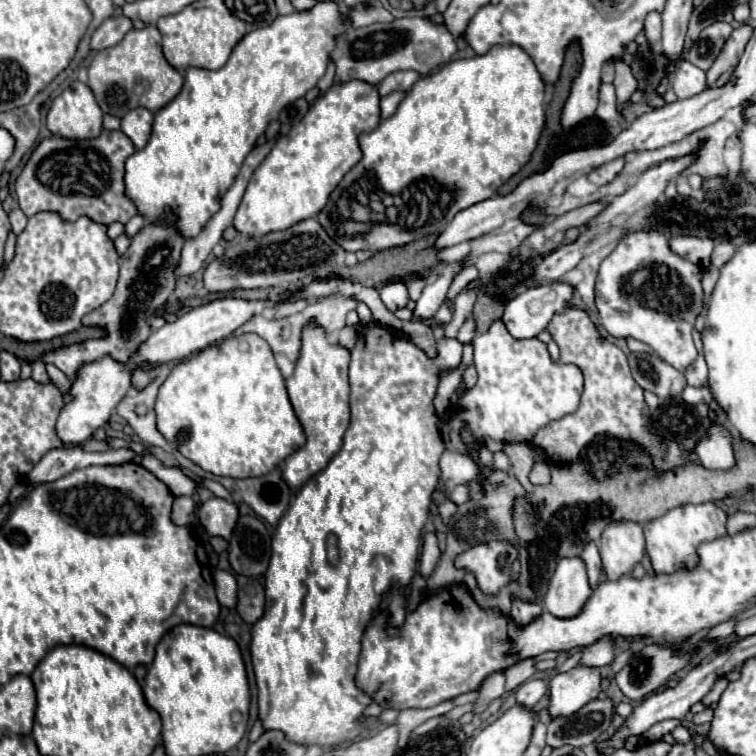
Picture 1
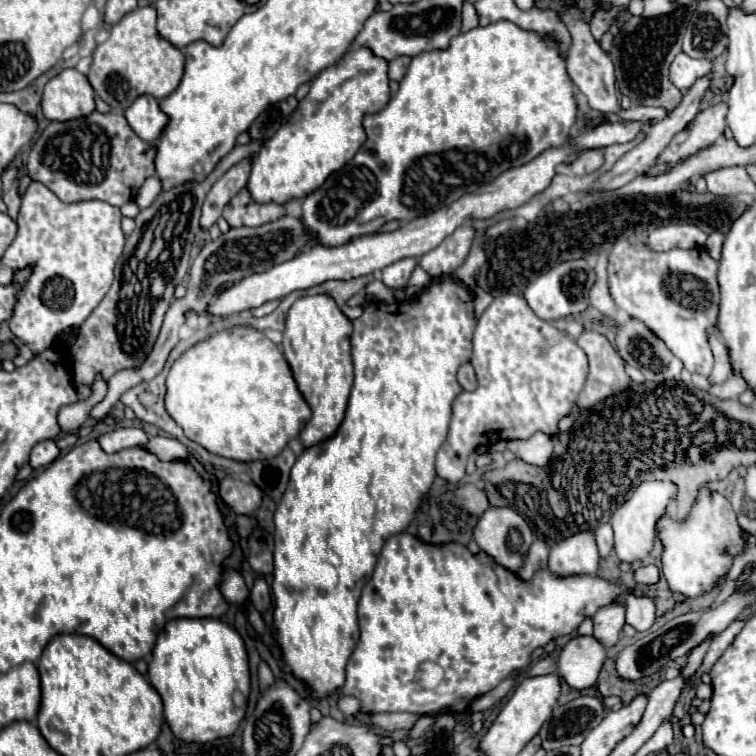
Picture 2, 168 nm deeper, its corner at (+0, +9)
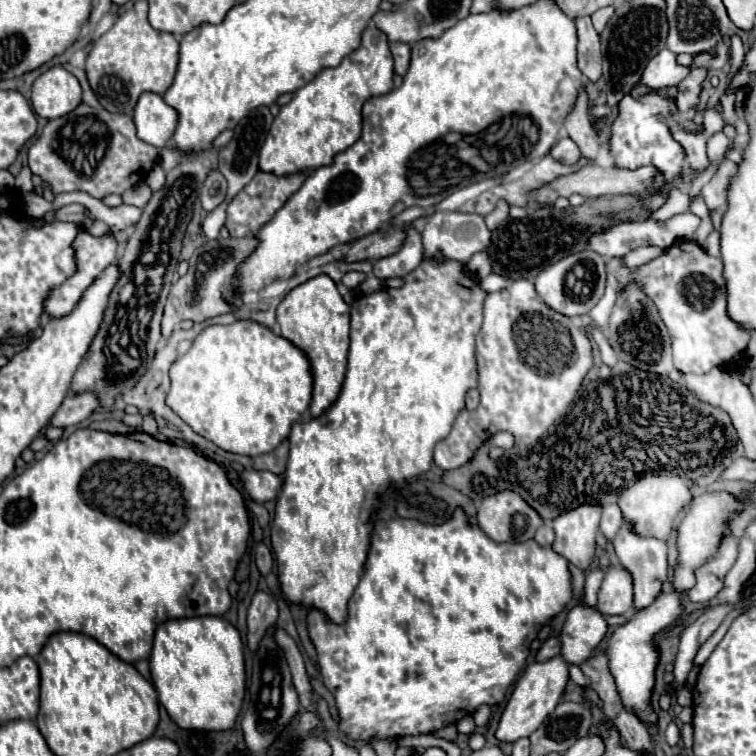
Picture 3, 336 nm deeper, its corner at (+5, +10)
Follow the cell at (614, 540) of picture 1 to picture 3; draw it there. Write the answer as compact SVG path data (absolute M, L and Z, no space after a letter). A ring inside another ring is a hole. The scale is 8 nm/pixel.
M650 474L636 480L630 488L626 488L618 498L618 506L622 508L624 520L634 520L634 532L638 532L640 536L668 540L674 530L676 516L682 512L682 508L690 504L690 500L692 492L688 490L684 478L672 474Z

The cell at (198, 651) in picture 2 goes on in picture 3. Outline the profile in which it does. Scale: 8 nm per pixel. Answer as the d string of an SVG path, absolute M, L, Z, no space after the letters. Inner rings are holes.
M180 618L160 624L150 656L152 682L170 718L186 730L230 730L246 690L244 652L238 630L218 618Z

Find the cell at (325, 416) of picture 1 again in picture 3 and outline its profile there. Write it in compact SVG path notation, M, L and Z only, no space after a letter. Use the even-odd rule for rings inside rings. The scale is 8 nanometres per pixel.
M320 274L296 286L284 296L284 300L278 304L276 320L280 324L280 334L298 348L302 348L310 358L314 374L310 416L318 416L318 412L324 412L338 398L338 392L342 388L342 380L346 374L346 356L348 356L350 308L340 296L336 282L330 276Z

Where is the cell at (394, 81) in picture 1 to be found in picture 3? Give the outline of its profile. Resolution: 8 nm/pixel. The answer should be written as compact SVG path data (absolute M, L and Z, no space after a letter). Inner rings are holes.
M392 42L390 50L392 50L392 56L394 56L394 70L396 70L396 74L404 76L406 70L408 70L408 64L410 64L410 44L406 44L406 42Z

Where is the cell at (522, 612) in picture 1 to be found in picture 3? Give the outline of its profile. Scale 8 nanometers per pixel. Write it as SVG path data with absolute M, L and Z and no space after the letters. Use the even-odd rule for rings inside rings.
M542 524L542 528L538 528L534 540L538 540L538 544L542 544L542 546L548 546L554 542L554 530L548 524Z

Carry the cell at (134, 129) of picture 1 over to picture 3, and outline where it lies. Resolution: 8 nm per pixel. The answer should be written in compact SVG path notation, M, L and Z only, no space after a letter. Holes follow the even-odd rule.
M144 92L134 108L134 124L140 140L164 148L178 126L178 112L168 106L160 94Z

